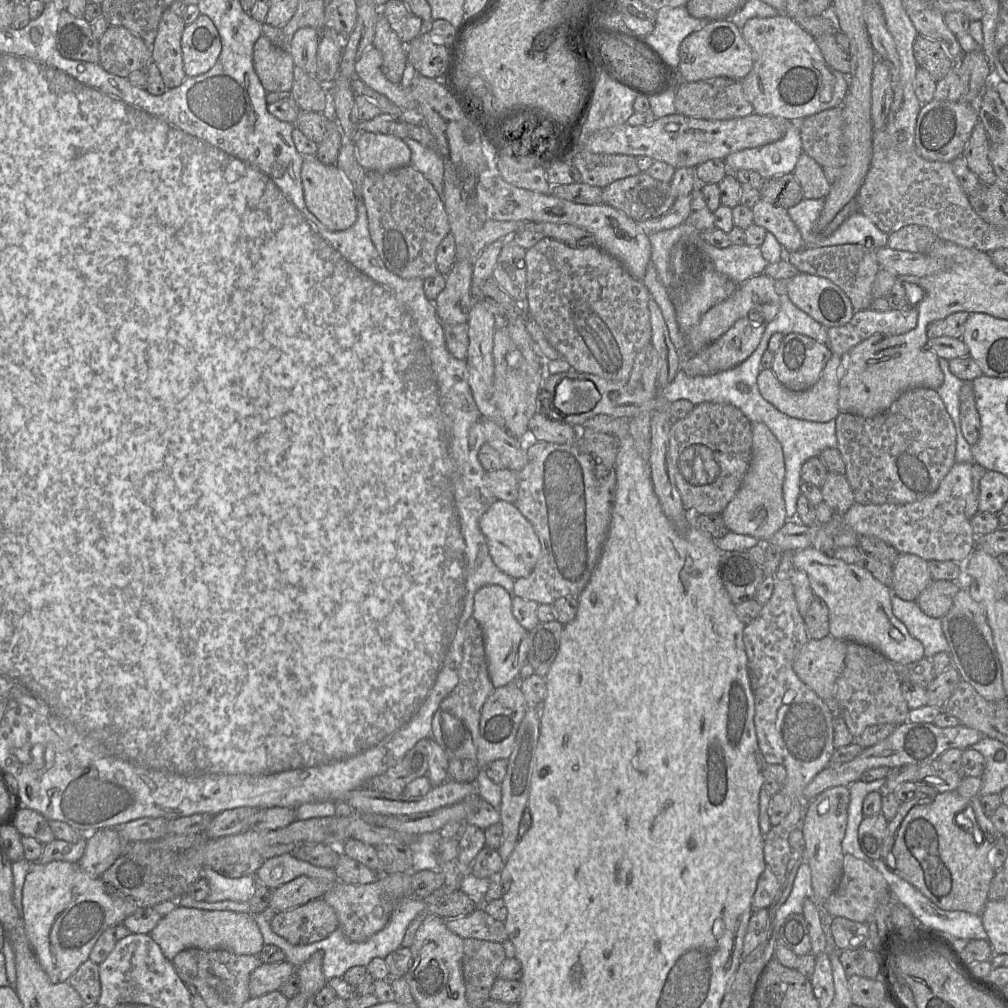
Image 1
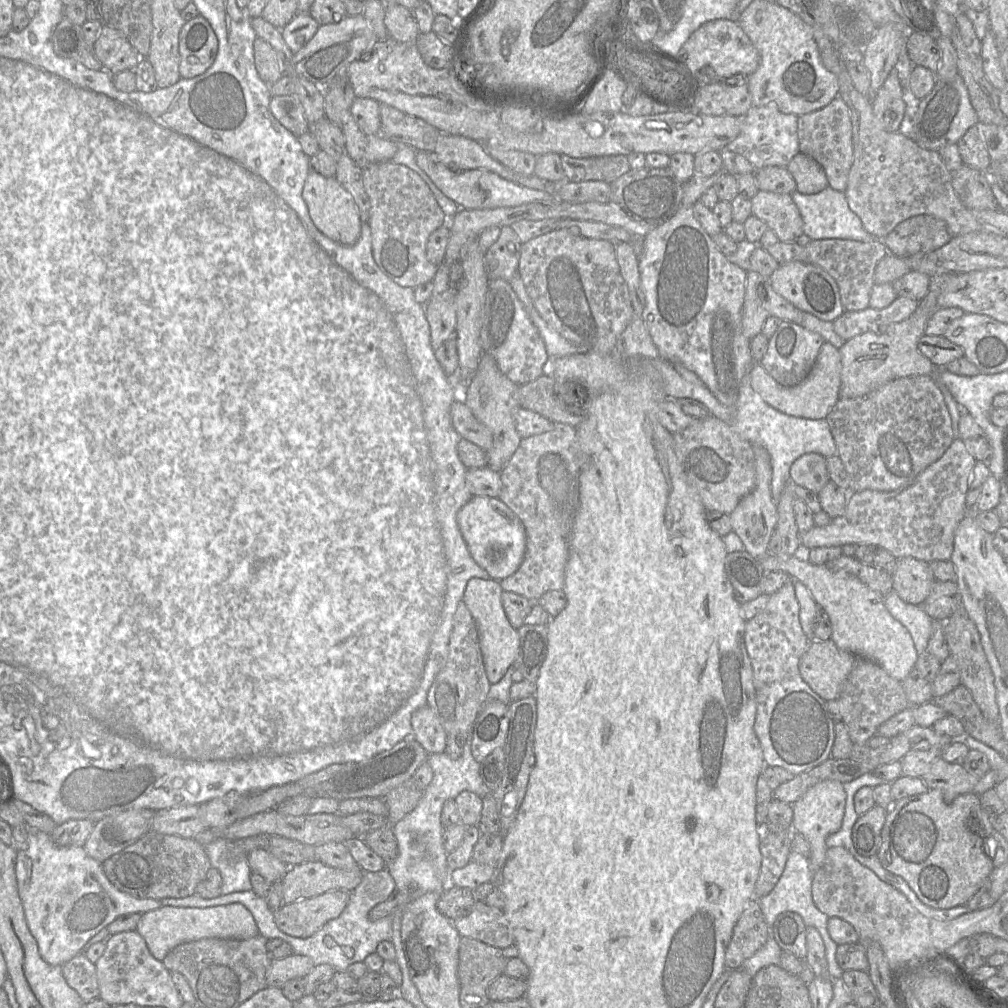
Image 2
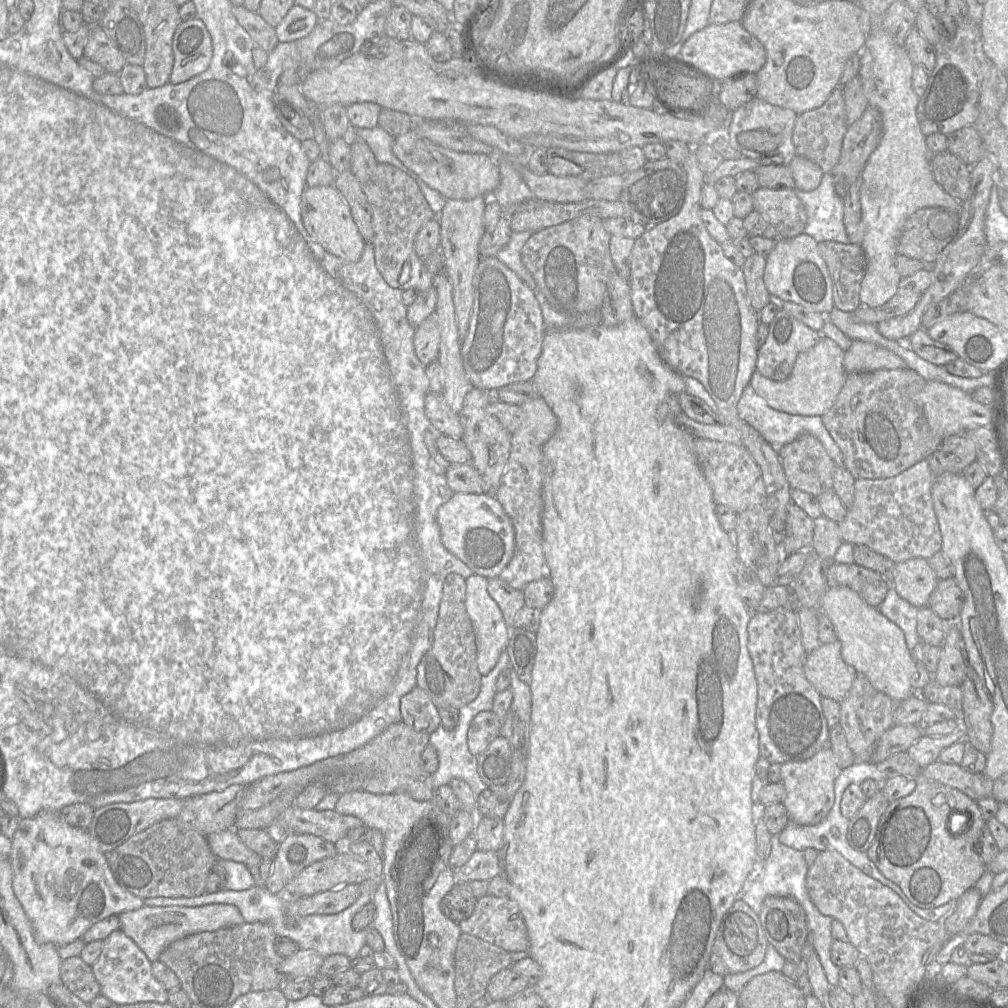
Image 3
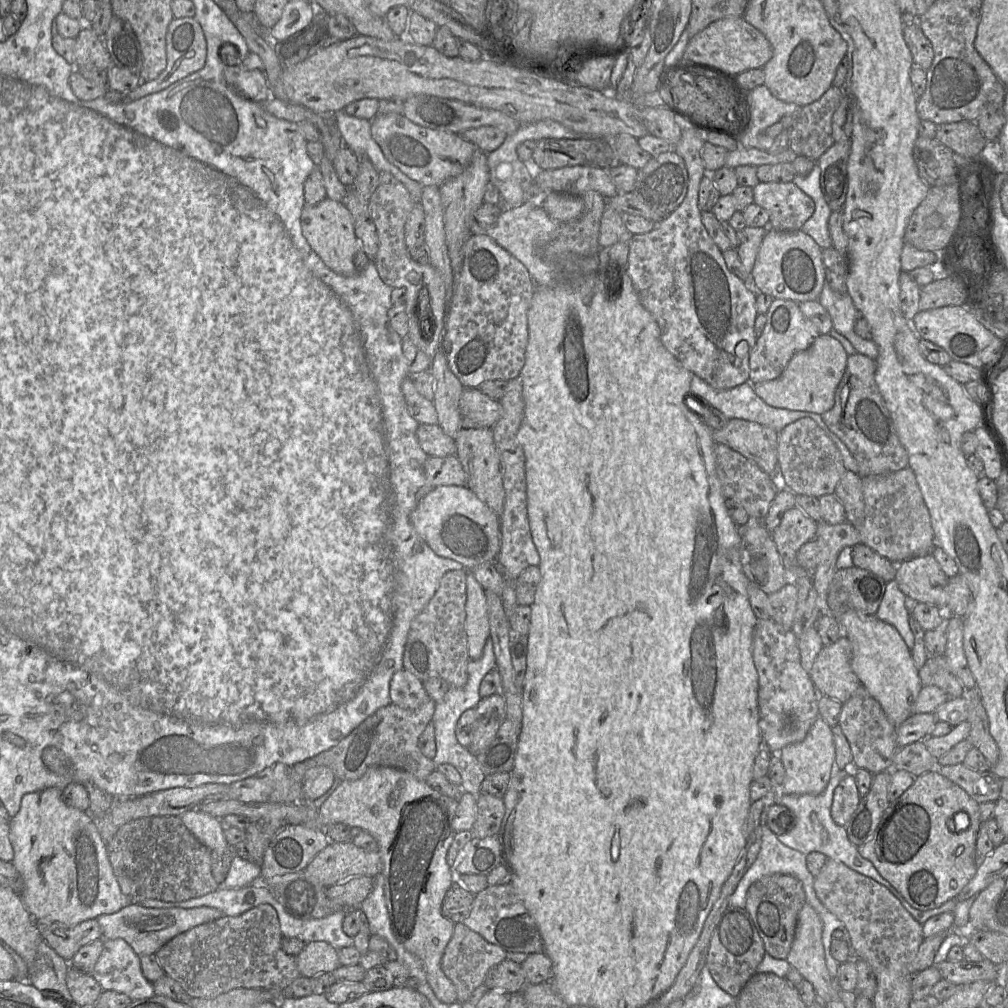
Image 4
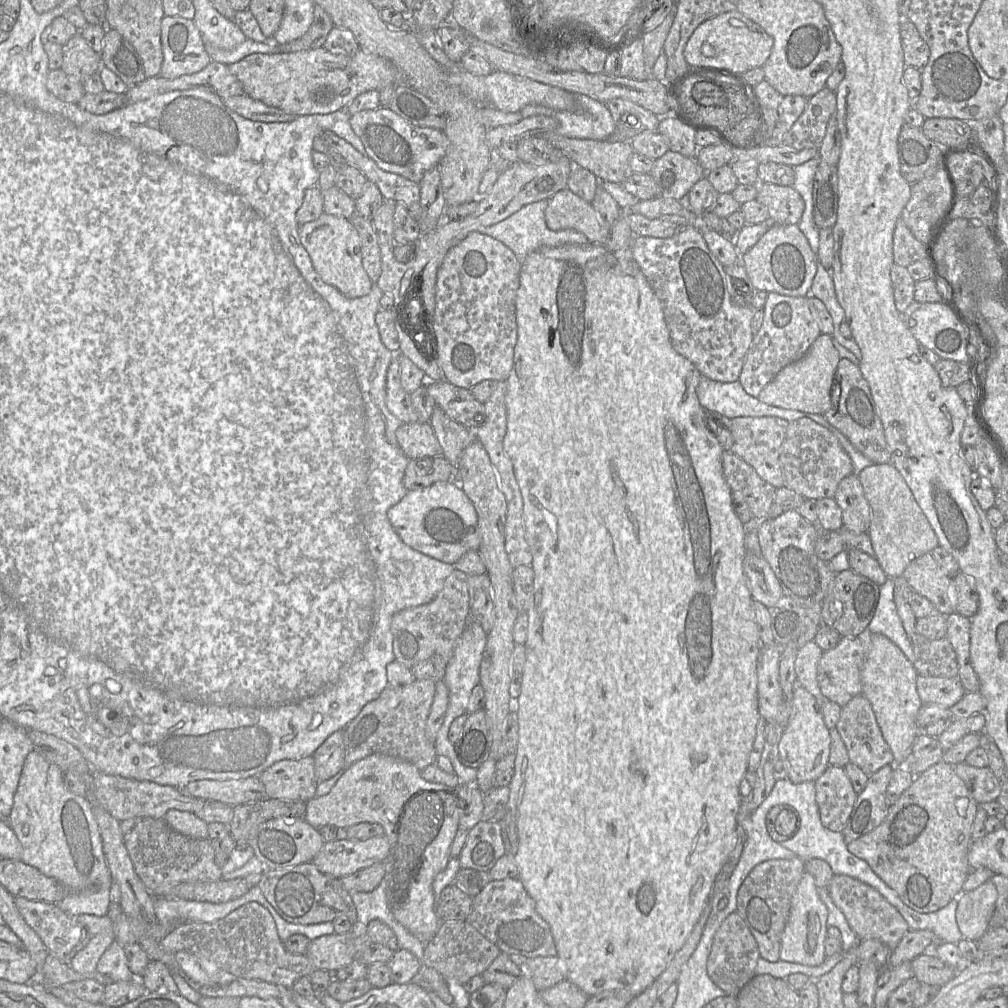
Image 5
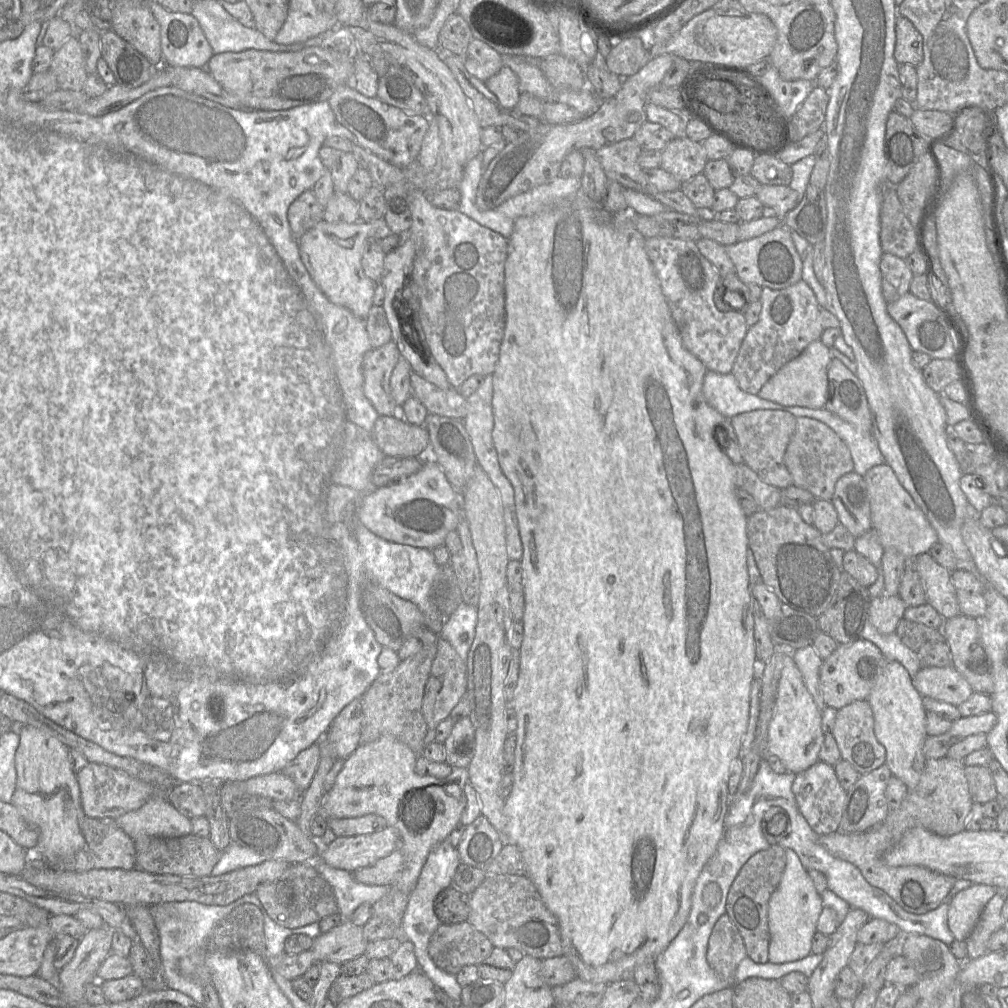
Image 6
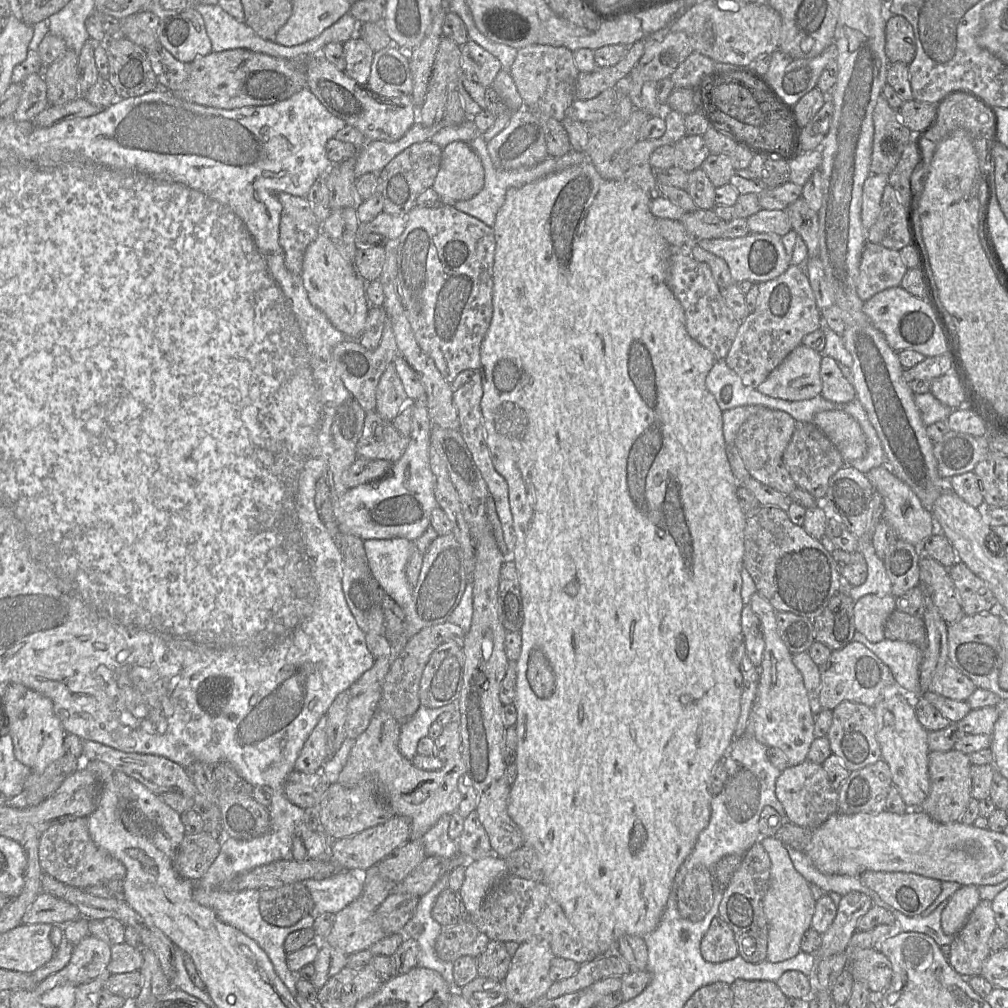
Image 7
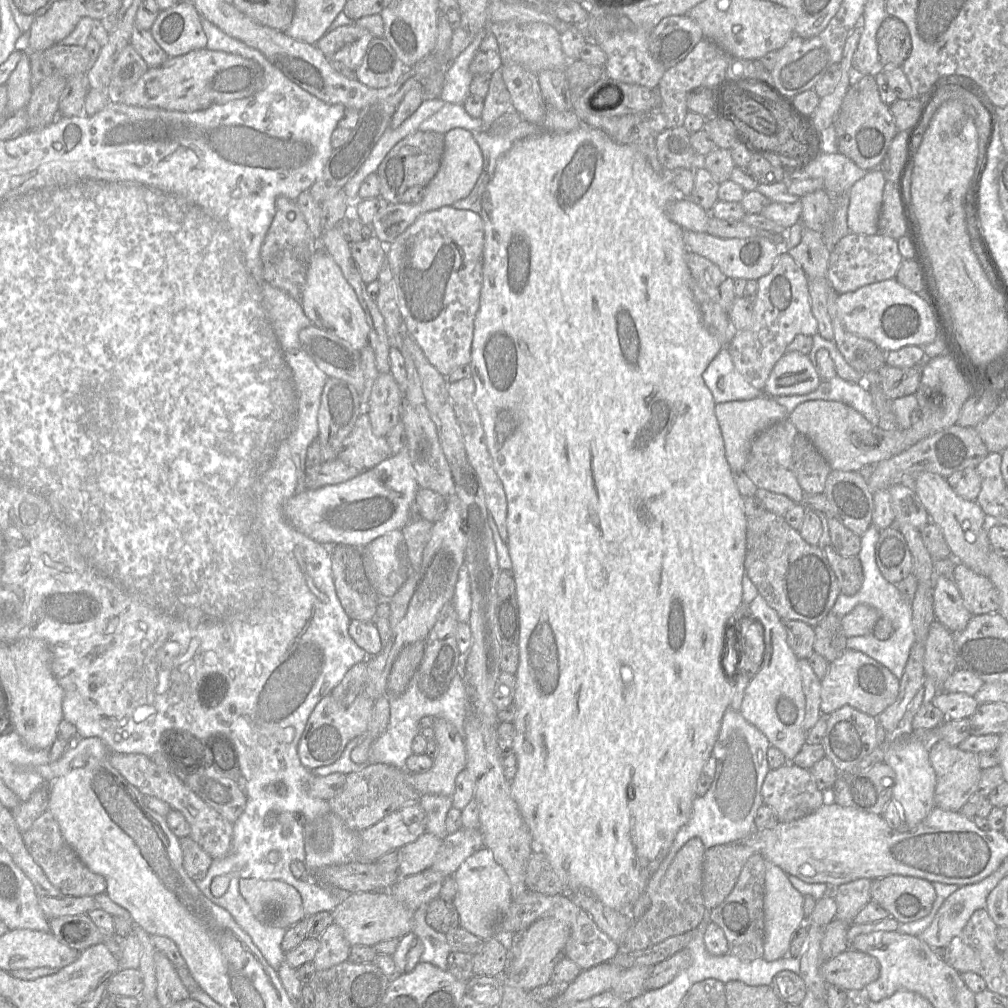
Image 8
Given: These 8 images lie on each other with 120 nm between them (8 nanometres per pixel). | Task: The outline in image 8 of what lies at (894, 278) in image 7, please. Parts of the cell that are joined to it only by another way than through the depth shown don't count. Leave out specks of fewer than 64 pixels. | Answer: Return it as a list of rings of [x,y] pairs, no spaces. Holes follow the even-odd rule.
[[[849,233],[830,252],[827,279],[838,294],[853,292],[865,285],[895,278],[902,261],[897,240],[881,234]]]

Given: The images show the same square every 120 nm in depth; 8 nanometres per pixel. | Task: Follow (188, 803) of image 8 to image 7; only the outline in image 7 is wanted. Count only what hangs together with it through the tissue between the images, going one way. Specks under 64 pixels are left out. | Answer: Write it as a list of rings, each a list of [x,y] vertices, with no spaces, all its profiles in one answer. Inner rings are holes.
[[[85,740],[83,741],[83,758],[84,761],[97,760],[104,762],[111,768],[134,778],[157,795],[164,793],[180,793],[195,801],[197,794],[199,794],[194,784],[187,776],[185,769],[162,756],[124,752],[99,742]]]

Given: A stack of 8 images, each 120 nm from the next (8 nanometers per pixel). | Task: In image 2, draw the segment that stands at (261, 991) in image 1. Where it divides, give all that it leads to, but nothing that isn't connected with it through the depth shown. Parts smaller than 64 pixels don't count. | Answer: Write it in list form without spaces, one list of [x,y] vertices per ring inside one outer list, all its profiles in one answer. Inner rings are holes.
[[[292,954],[283,959],[273,959],[266,975],[267,987],[282,988],[292,979],[306,977],[315,966],[313,960],[304,955]]]

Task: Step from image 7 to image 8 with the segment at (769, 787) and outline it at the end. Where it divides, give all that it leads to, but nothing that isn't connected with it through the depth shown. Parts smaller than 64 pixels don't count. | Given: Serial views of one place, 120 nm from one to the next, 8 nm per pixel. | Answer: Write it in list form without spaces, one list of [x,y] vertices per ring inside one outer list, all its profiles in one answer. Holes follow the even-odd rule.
[[[729,707],[722,718],[712,757],[716,759],[714,780],[703,796],[696,796],[689,820],[677,832],[668,856],[675,857],[690,839],[699,838],[705,849],[750,837],[755,832],[755,816],[764,804],[761,789],[770,771],[767,737],[750,724],[741,712]]]

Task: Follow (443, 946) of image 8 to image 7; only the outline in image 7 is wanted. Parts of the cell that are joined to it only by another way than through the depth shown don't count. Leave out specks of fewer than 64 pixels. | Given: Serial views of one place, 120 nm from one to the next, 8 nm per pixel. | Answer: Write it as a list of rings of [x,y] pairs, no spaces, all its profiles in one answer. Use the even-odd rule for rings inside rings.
[[[450,873],[444,874],[430,891],[420,897],[416,912],[405,925],[403,934],[417,940],[420,950],[418,953],[418,966],[438,972],[452,992],[458,991],[453,976],[453,962],[441,960],[435,951],[436,939],[443,930],[432,917],[432,909],[438,895],[448,888]]]

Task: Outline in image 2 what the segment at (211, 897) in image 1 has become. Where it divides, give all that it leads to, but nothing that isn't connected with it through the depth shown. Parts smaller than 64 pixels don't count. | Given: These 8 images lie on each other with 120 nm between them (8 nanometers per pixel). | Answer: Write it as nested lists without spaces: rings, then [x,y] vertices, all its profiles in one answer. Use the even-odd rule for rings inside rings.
[[[218,837],[204,846],[211,867],[218,869],[222,876],[221,895],[252,890],[250,866],[245,856],[235,856],[232,853],[233,841],[235,840]]]

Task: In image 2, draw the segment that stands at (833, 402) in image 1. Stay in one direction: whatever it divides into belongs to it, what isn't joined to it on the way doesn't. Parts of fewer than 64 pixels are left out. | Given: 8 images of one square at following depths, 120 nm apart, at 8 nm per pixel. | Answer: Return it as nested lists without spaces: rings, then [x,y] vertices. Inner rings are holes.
[[[825,341],[806,378],[795,386],[782,386],[759,363],[750,368],[751,386],[761,398],[776,410],[807,419],[825,419],[839,399],[841,386],[841,357],[839,349]]]

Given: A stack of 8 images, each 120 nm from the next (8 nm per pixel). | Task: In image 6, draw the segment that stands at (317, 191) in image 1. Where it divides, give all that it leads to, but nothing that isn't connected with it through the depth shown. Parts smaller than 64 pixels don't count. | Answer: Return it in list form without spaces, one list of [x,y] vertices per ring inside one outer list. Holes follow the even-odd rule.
[[[324,220],[309,229],[298,241],[300,258],[311,278],[325,296],[336,305],[349,309],[355,316],[366,319],[373,306],[373,294],[376,283],[364,273],[361,266],[363,246],[367,238],[378,237],[380,234],[390,234],[386,231],[383,221],[356,223],[329,223]]]

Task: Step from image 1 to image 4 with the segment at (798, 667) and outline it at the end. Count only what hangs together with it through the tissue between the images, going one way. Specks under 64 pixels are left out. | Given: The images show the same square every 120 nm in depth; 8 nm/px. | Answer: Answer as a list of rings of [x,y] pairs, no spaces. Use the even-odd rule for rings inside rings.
[[[842,635],[836,643],[822,648],[809,672],[810,678],[820,696],[826,696],[844,704],[861,686],[858,677],[851,668],[851,657],[852,646],[845,635]]]

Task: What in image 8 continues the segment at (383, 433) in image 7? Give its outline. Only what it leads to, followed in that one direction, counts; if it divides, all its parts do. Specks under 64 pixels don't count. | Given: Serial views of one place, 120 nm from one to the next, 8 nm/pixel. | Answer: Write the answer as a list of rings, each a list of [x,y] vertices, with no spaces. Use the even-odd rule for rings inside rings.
[[[363,412],[344,440],[337,459],[357,469],[366,470],[391,456],[387,437],[374,433],[368,412]]]

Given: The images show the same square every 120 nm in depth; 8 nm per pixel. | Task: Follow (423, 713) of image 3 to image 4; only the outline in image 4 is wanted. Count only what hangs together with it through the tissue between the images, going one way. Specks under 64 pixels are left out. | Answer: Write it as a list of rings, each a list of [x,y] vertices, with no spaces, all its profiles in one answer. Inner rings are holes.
[[[405,669],[392,676],[389,693],[393,704],[406,709],[416,709],[430,698],[422,681]]]

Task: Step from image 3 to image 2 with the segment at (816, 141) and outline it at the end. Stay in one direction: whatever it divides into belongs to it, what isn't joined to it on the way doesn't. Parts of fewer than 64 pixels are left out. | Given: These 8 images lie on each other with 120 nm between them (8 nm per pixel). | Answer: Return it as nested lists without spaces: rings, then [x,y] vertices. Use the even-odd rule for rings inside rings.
[[[837,96],[827,106],[798,116],[797,137],[799,151],[822,166],[828,186],[844,193],[853,163],[852,125],[846,103]]]

